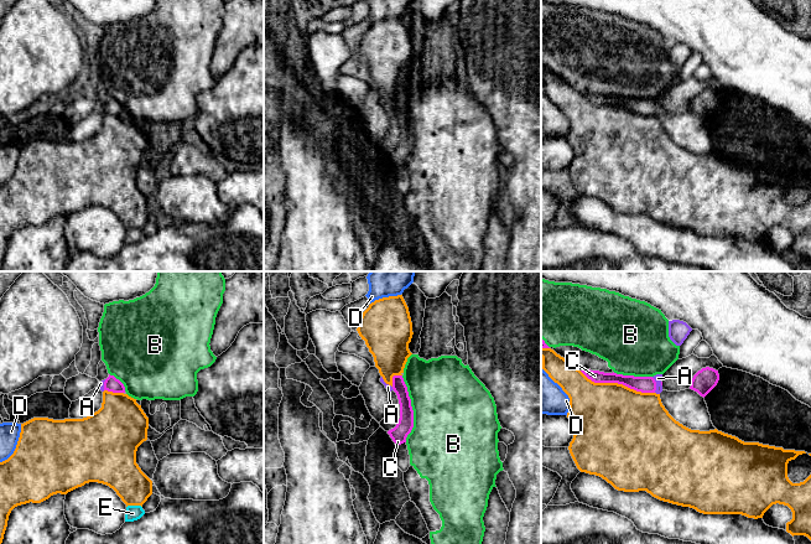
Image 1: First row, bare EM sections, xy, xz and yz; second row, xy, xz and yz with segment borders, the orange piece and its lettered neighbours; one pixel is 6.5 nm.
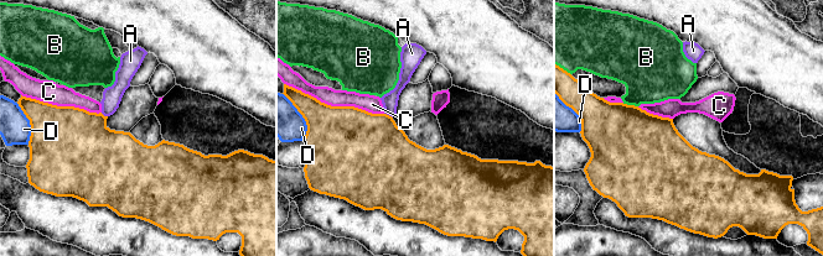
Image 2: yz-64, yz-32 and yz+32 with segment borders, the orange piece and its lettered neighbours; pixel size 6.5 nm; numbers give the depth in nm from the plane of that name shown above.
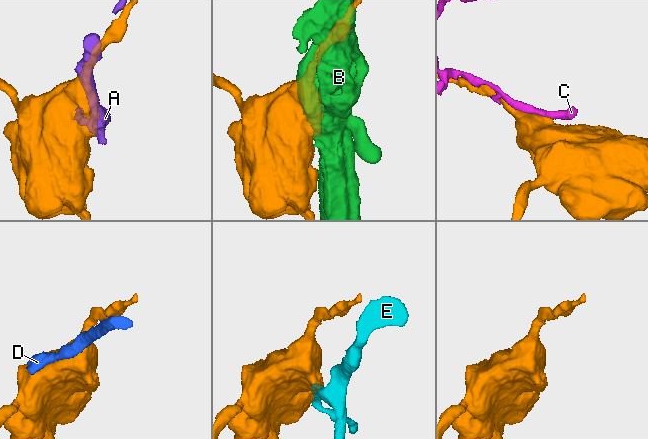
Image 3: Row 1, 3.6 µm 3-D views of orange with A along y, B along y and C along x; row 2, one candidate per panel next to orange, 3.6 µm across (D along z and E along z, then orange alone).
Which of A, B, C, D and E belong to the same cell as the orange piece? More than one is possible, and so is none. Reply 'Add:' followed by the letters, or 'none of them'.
Add: none of them

